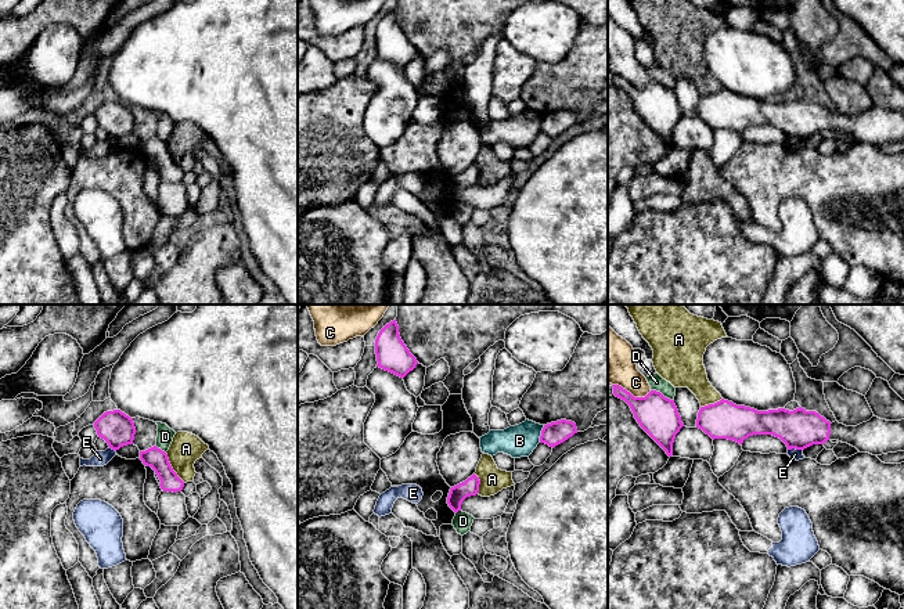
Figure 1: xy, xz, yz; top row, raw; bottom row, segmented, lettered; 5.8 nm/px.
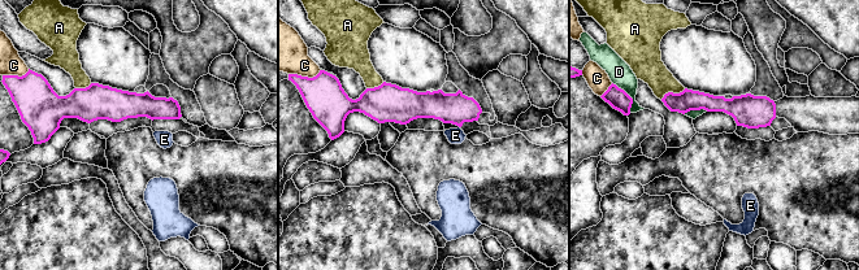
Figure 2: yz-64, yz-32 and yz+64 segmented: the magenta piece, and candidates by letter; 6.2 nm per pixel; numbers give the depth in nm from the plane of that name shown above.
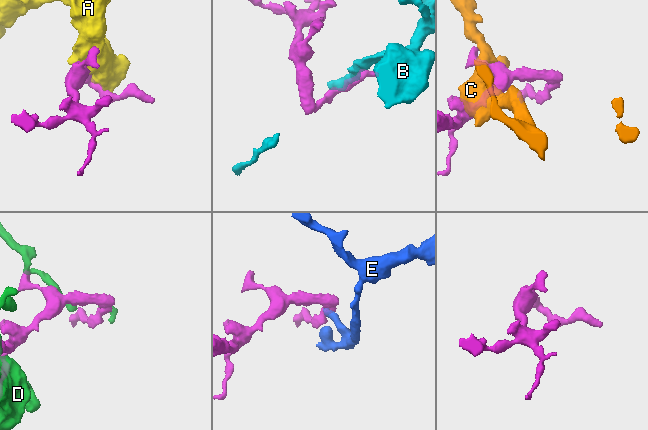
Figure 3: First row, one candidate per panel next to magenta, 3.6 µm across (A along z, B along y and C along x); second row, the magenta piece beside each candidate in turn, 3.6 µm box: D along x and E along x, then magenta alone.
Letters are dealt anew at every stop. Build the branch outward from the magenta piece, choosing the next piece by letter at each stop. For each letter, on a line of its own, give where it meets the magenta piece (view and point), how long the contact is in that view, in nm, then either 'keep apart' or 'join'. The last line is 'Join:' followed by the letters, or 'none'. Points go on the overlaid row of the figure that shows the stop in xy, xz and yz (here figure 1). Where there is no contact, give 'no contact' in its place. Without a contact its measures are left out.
A: xy (172, 468) | 200 nm | keep apart
B: xz (541, 433) | 110 nm | keep apart
C: yz (630, 393) | 240 nm | keep apart
D: yz (661, 393) | 150 nm | keep apart
E: yz (795, 447) | 90 nm | keep apart
Join: none

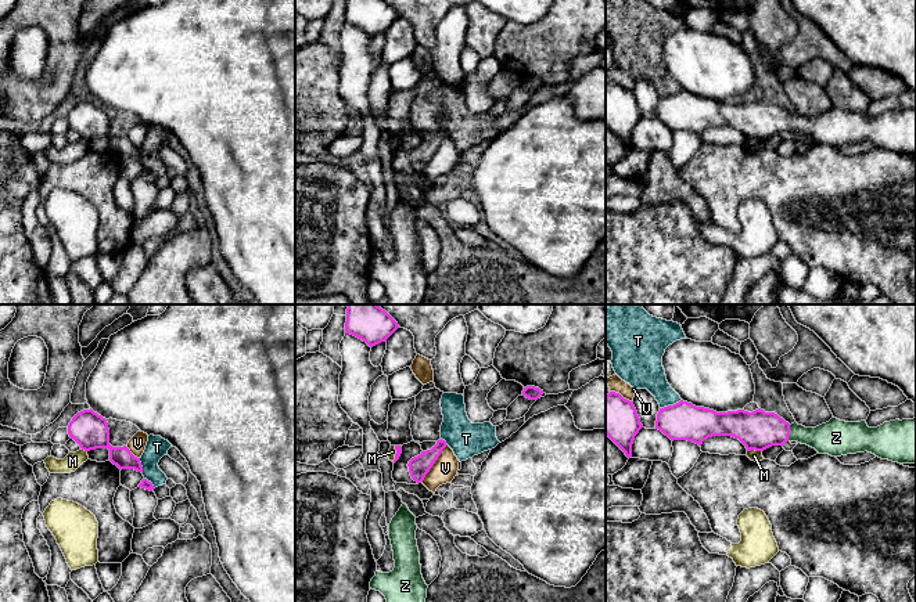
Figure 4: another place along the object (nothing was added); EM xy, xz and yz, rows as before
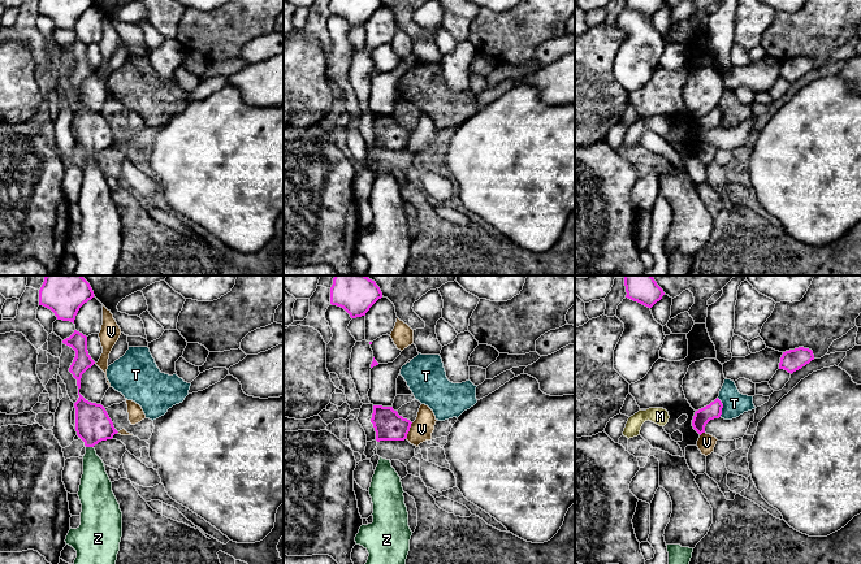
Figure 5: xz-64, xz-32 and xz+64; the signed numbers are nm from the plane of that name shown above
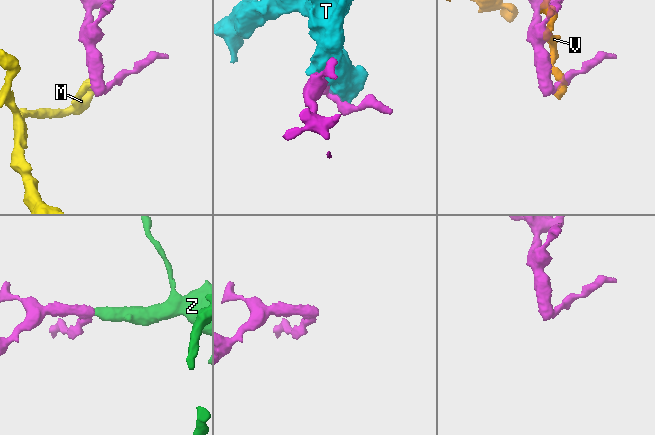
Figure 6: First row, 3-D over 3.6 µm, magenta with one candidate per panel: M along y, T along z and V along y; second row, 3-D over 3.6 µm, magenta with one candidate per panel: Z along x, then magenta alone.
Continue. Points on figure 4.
M: yz (754, 449) | 90 nm | keep apart
T: yz (670, 406) | 140 nm | keep apart
V: xz (434, 462) | 280 nm | keep apart
Z: yz (789, 433) | 100 nm | join
Join: Z

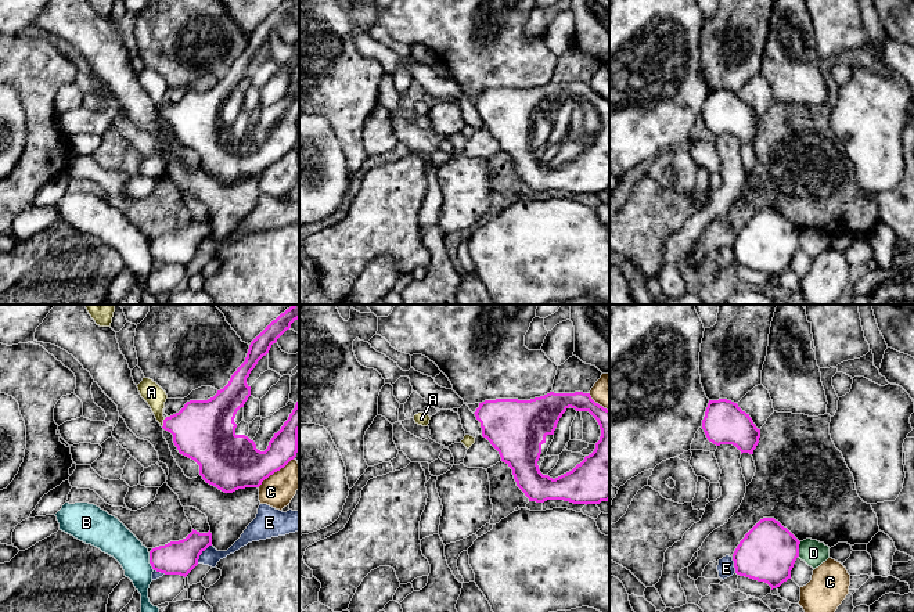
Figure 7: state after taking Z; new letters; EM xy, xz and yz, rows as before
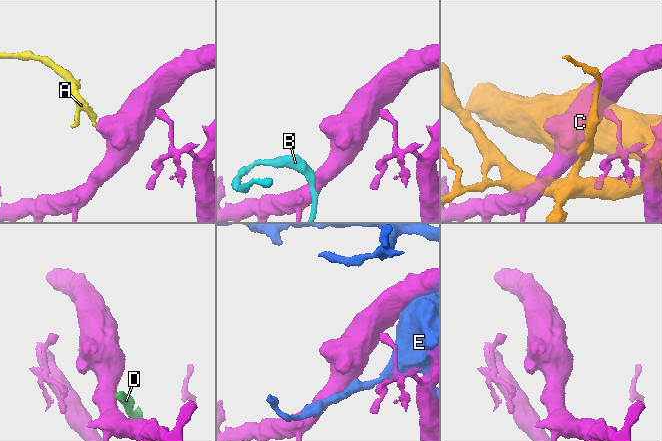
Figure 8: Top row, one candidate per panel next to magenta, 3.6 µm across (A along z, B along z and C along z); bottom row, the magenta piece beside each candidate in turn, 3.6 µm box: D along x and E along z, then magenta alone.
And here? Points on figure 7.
A: xy (164, 422) | 60 nm | join
B: xy (150, 561) | 110 nm | keep apart
C: xy (274, 471) | 280 nm | keep apart
D: yz (798, 548) | 90 nm | keep apart
E: xy (201, 553) | 140 nm | keep apart
Join: A

